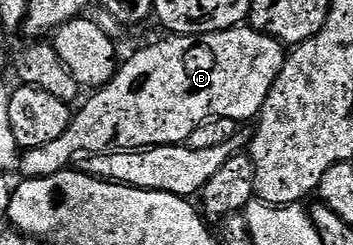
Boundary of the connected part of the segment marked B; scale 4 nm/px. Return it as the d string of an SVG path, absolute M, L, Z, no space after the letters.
M235 27L225 33L204 33L200 37L170 35L165 39L167 41L158 41L132 54L127 61L125 58L113 80L91 92L86 106L71 116L68 131L64 131L60 139L48 143L48 147L25 150L20 157L21 176L26 179L51 177L67 168L73 157L83 155L153 149L155 145L181 145L189 142L192 131L210 117L223 117L239 123L253 117L255 120L288 62L287 46L253 27Z

